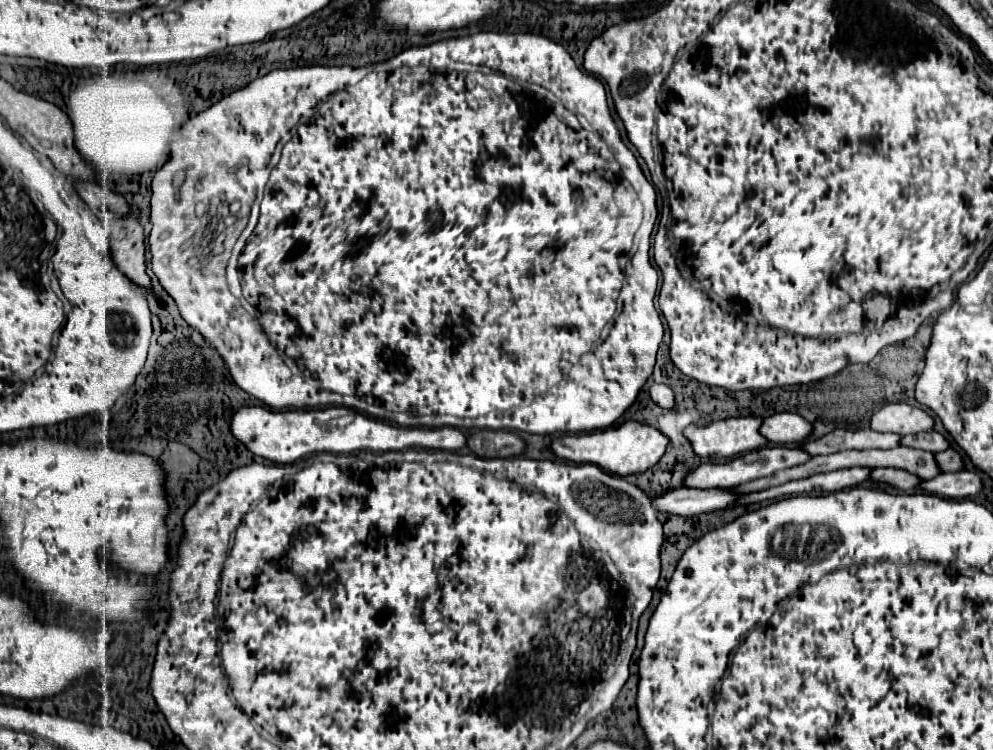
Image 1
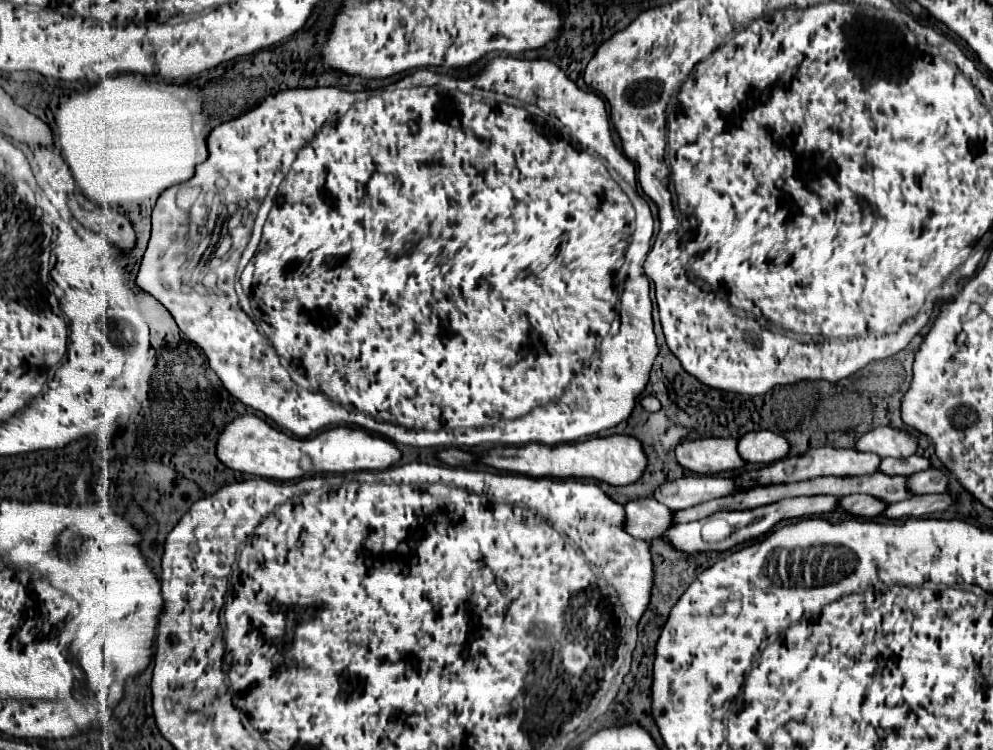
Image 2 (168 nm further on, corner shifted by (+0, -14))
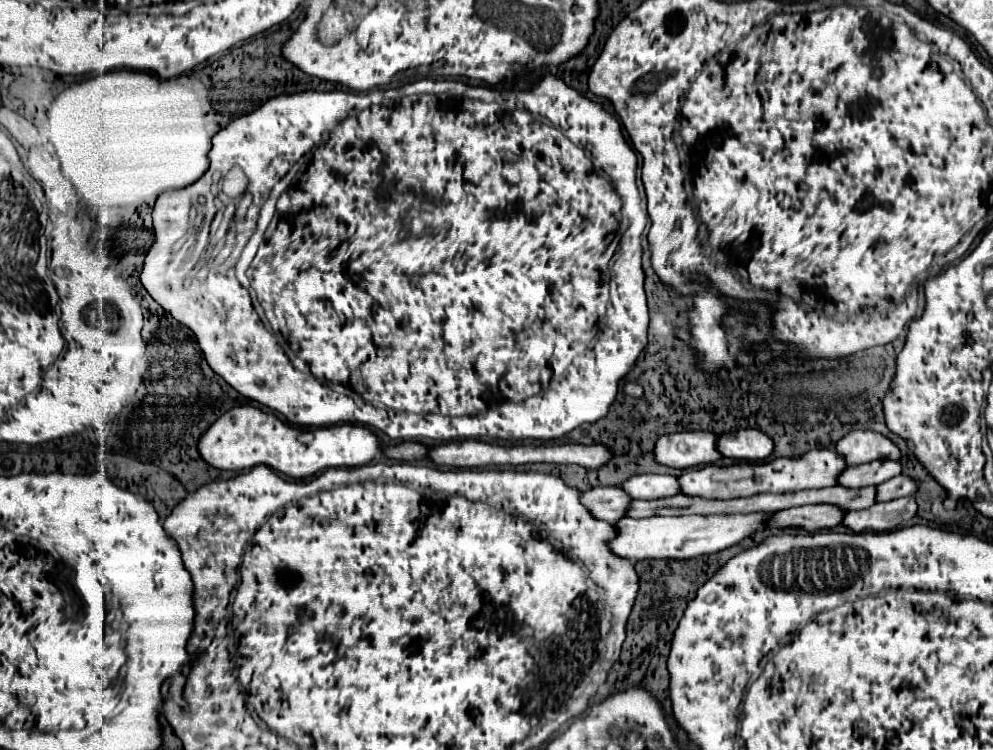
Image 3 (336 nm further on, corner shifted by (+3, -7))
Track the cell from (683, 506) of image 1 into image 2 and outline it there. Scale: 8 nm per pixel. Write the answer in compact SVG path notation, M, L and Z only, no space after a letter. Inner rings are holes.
M653 498L631 500L625 504L625 510L627 510L629 534L641 540L647 540L647 542L663 536L667 530L671 530L677 524L673 510Z

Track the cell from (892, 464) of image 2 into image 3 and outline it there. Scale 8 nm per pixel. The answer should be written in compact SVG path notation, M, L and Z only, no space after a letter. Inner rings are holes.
M874 461L862 467L846 467L836 483L846 487L846 489L860 489L860 487L870 487L870 485L880 485L896 475L900 475L902 467L900 463L890 463L890 461Z

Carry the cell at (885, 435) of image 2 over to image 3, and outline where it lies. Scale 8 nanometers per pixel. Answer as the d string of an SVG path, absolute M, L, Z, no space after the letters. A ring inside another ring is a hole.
M850 431L836 443L836 453L844 457L844 463L848 467L876 459L900 459L900 449L888 437L874 431Z

